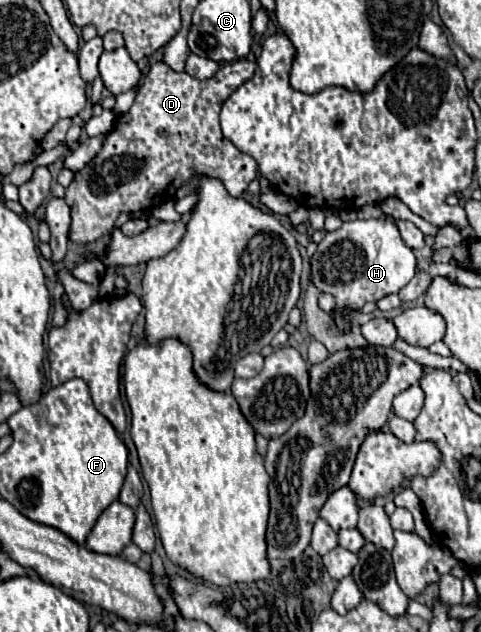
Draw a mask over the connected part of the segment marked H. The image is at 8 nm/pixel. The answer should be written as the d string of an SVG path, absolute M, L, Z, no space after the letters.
M391 216L343 222L335 232L327 232L311 258L311 280L327 294L337 298L337 310L361 310L365 302L397 294L415 274L417 262L413 250L401 240L399 228Z

